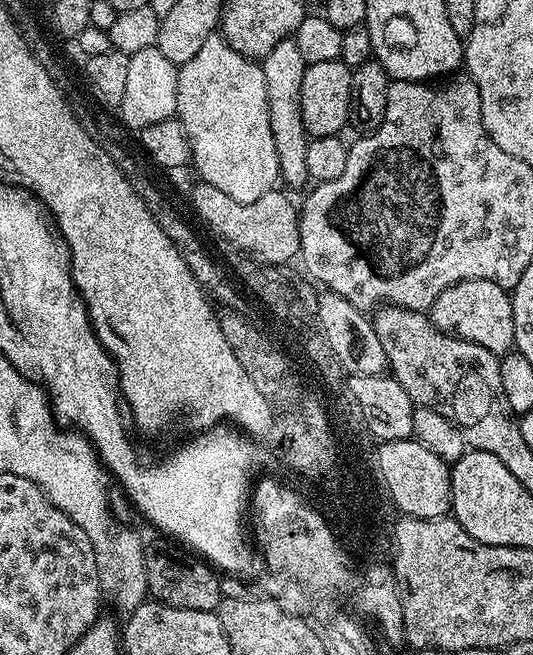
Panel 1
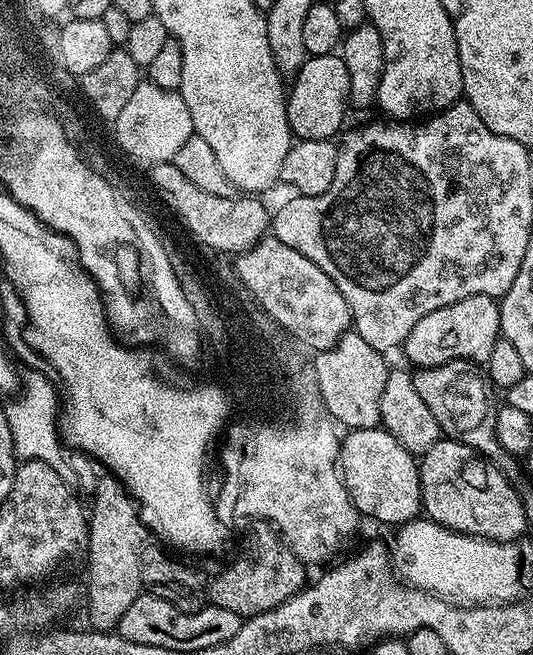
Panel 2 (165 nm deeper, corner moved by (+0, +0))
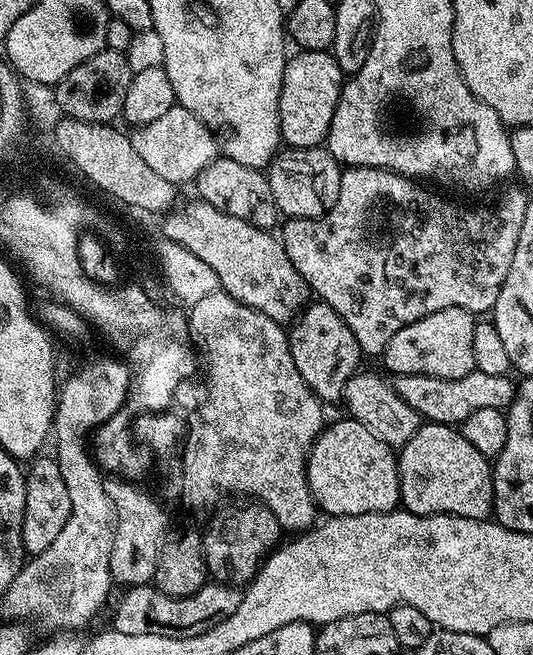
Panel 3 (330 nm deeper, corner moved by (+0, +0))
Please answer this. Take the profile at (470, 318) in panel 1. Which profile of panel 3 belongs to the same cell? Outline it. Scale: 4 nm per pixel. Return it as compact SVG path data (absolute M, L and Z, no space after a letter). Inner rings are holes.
M461 308L438 310L402 326L385 346L382 361L396 376L433 376L434 378L466 378L476 371L474 366L474 326L477 317Z

